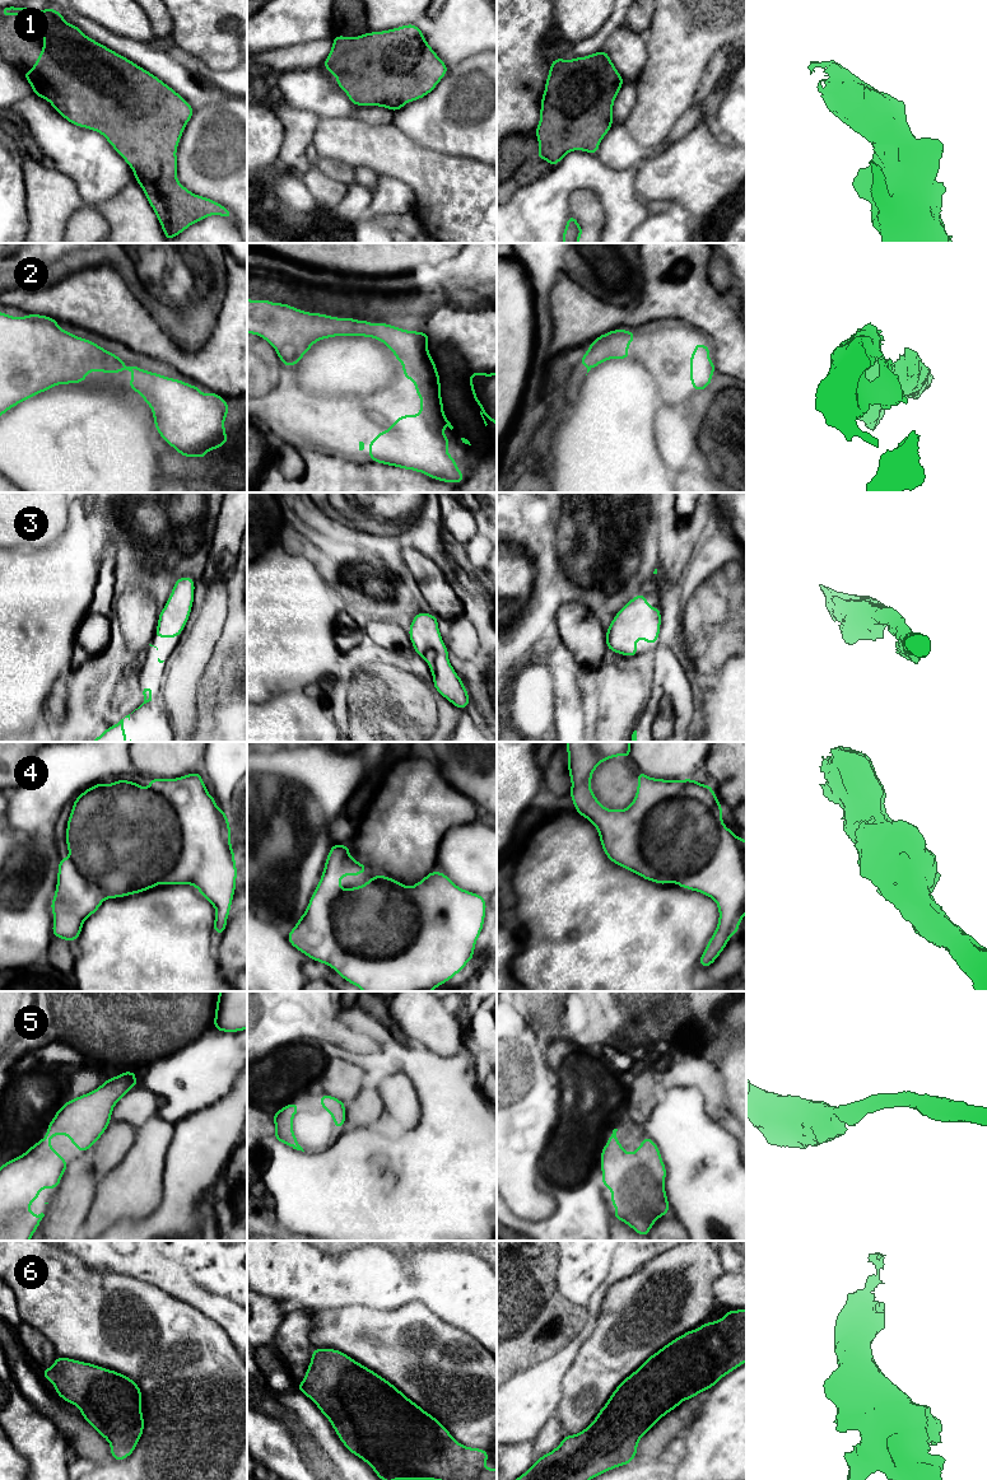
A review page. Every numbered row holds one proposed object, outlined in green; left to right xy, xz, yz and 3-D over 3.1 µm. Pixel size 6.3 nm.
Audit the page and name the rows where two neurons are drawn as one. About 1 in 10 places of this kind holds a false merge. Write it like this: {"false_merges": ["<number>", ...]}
{"false_merges": []}

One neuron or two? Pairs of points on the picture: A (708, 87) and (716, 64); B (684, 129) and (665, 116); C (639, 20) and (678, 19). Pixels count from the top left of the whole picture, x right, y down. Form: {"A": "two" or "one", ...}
{"A": "one", "B": "two", "C": "two"}

